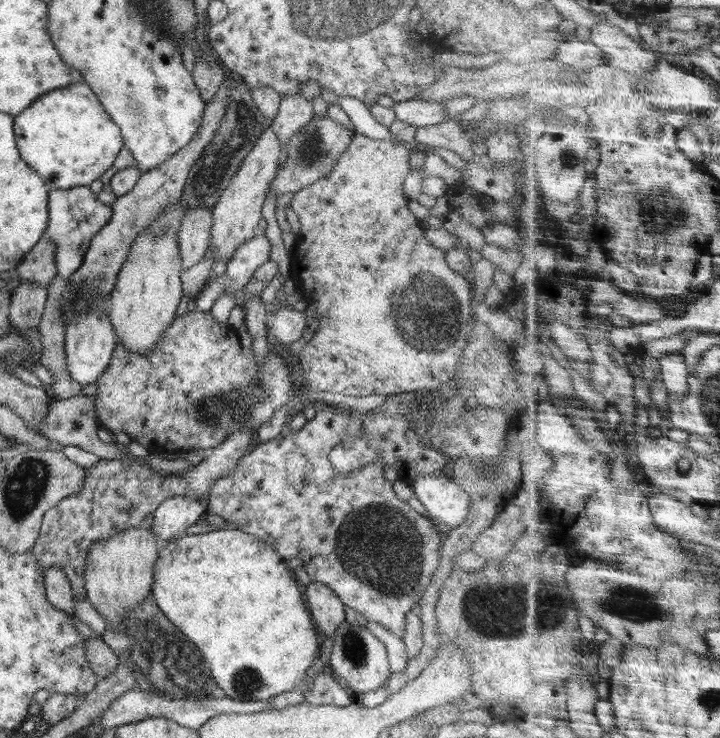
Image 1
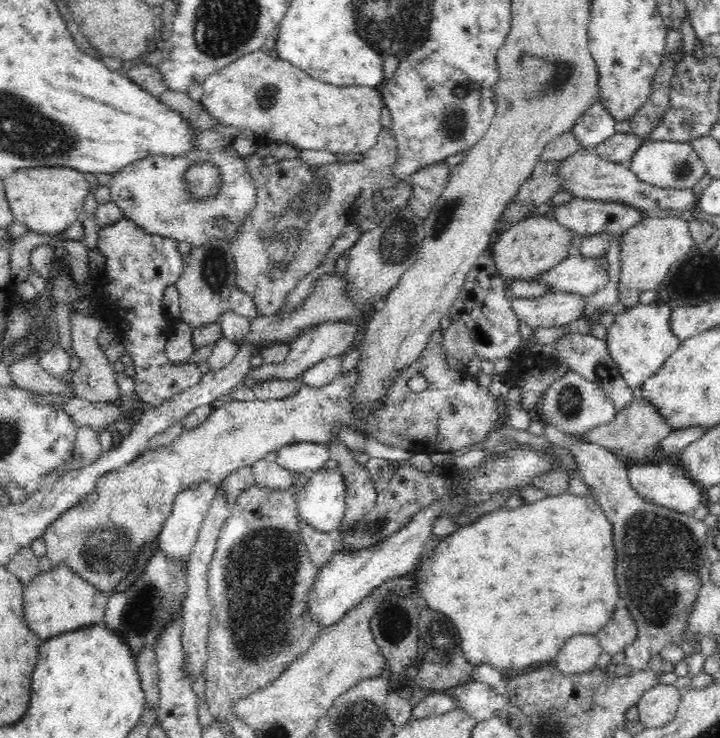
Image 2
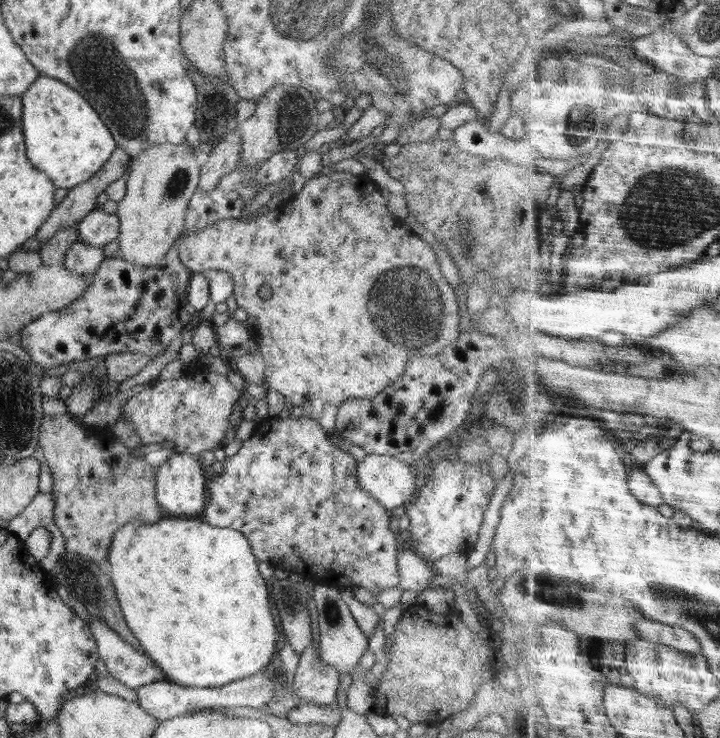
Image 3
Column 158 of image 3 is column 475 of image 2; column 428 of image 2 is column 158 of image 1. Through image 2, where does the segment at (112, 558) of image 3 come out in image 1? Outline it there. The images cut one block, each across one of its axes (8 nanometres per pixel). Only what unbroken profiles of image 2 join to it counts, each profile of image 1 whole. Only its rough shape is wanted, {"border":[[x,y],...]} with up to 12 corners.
{"border":[[159,543],[150,599],[226,697],[300,686],[322,639],[273,546]]}

